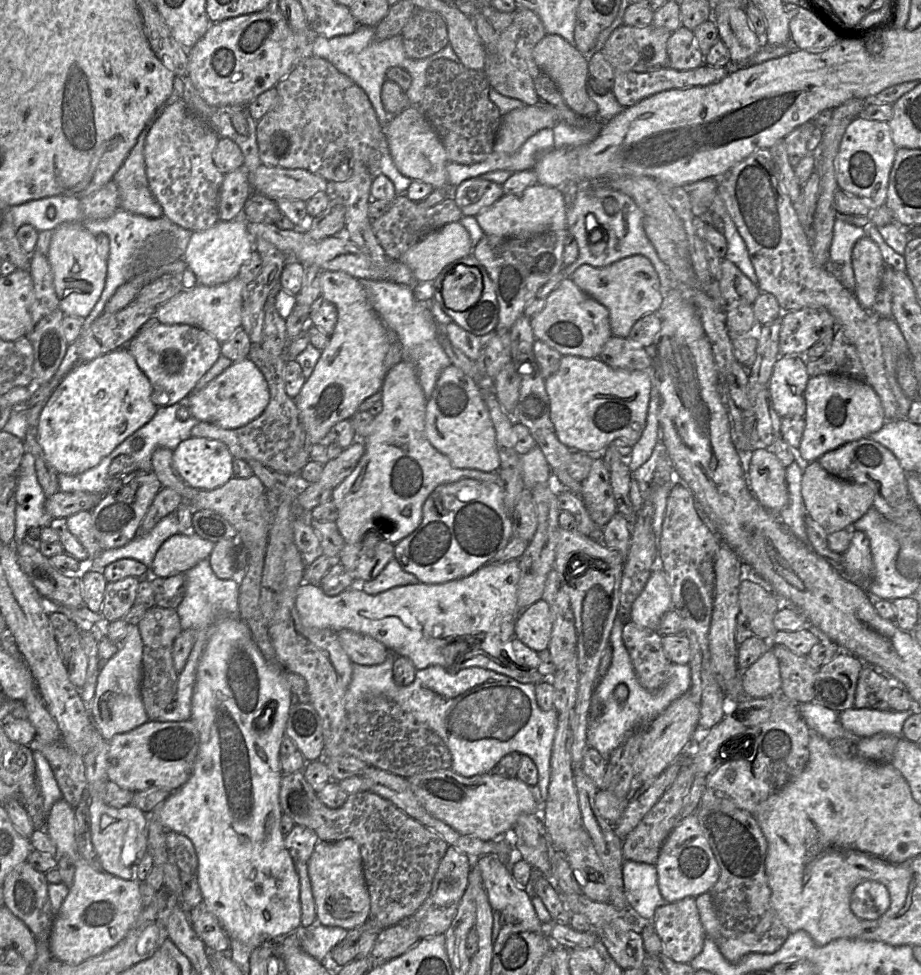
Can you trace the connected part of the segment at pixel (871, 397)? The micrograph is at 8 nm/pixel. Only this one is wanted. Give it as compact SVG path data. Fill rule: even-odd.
M838 374L810 377L805 390L805 430L800 443L801 457L818 461L828 451L879 431L885 424L880 398L863 379Z

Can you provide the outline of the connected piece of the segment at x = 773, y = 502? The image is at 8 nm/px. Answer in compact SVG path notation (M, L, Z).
M765 448L756 449L750 461L749 479L753 494L769 511L779 513L789 502L786 468Z

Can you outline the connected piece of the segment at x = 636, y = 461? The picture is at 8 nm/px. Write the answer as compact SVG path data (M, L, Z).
M653 375L645 428L640 439L633 446L630 456L621 457L621 462L626 464L631 472L635 471L651 458L654 446L659 441L659 405L660 393L658 380Z

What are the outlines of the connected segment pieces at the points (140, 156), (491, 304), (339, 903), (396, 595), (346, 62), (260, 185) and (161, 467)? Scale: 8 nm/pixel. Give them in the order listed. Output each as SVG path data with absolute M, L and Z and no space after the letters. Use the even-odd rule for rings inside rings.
M162 104L141 131L135 146L113 176L119 191L119 209L148 218L163 216L163 209L153 196L146 174L144 145L154 123L162 115L166 105Z
M471 253L446 266L437 278L428 285L428 293L439 304L442 311L464 330L480 338L487 338L495 330L498 321L499 305L494 285L485 267ZM457 264L478 268L483 280L483 290L479 300L465 311L455 311L448 308L442 297L443 279Z
M353 839L318 841L308 861L308 875L319 924L351 930L369 919L370 896L364 878L360 849Z
M514 559L505 563L489 562L465 578L448 581L443 584L418 583L413 585L398 586L376 595L369 595L365 593L358 585L355 585L336 596L327 596L319 585L302 583L297 589L295 606L304 625L318 629L330 629L334 632L347 629L363 635L368 635L385 645L385 647L393 654L407 657L412 661L417 670L422 670L432 665L439 665L445 668L449 673L455 674L462 669L480 667L497 672L499 674L504 674L520 683L532 683L536 685L542 681L545 681L545 677L539 673L537 669L530 669L519 666L514 659L512 650L512 639L515 636L515 623L520 613L522 612L520 611L517 604L519 578L519 560Z
M360 25L354 33L349 35L333 38L317 35L312 55L329 61L340 73L349 77L365 91L383 127L387 127L391 121L391 116L385 110L381 99L382 86L386 80L386 73L390 68L401 67L409 72L412 77L412 84L406 91L407 98L411 106L420 106L424 97L426 73L430 64L439 58L446 58L456 63L461 63L450 44L428 58L412 59L405 52L401 34L388 39L378 40L375 36L375 27L363 25Z
M261 164L250 176L253 191L271 199L309 200L318 192L330 192L330 183L306 169L287 169Z
M165 447L155 449L152 454L152 470L163 487L179 493L183 500L191 500L200 491L189 486L180 476L173 461L173 451Z

